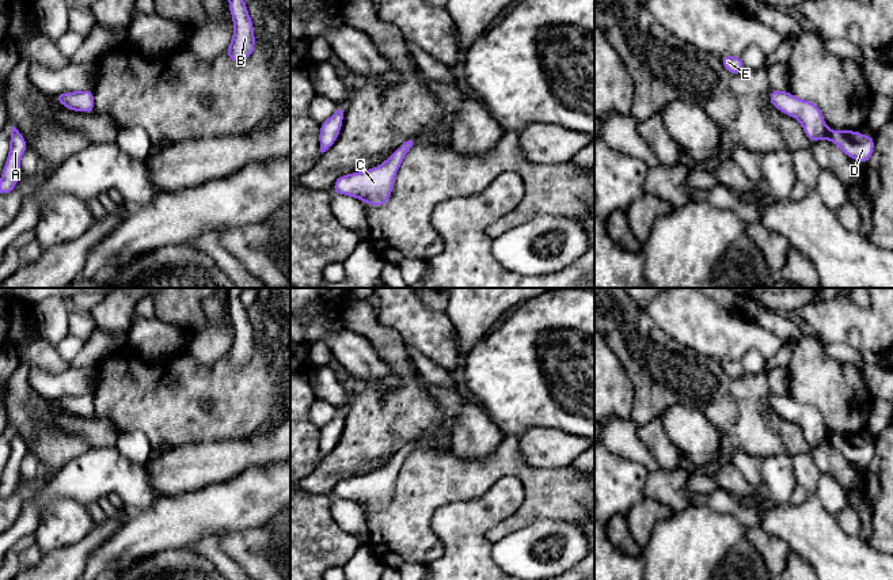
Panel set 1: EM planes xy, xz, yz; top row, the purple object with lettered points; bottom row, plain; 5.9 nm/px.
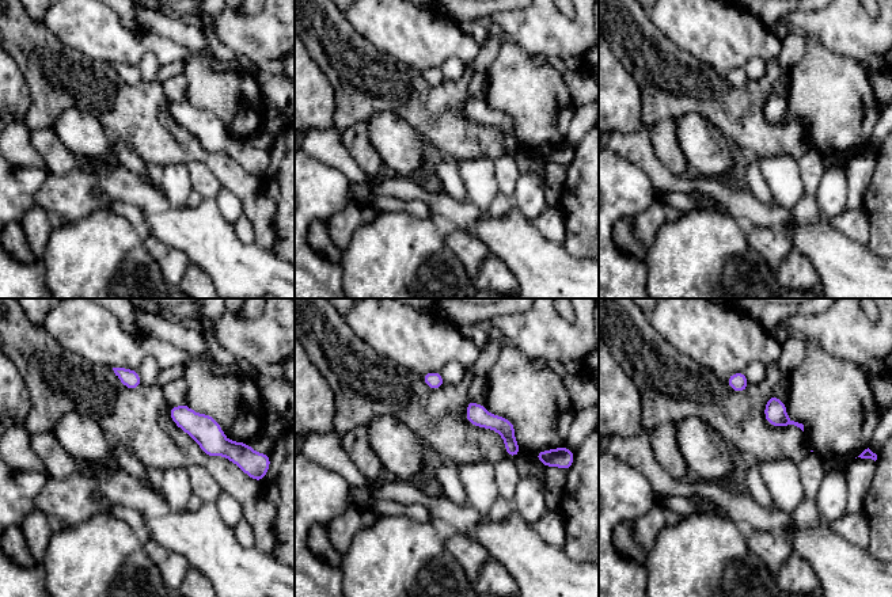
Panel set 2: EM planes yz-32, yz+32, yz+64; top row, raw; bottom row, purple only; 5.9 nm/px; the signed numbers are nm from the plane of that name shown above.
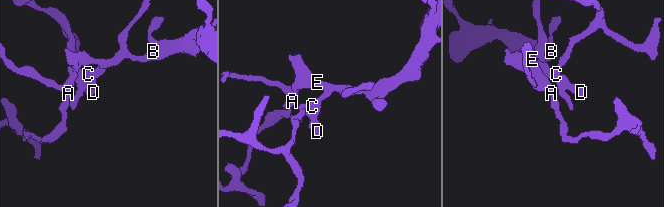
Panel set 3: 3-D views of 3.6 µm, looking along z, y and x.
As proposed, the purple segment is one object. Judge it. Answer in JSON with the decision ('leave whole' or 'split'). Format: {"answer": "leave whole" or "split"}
{"answer": "leave whole"}

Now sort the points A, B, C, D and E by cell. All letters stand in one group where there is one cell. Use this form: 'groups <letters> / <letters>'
groups A B C D E

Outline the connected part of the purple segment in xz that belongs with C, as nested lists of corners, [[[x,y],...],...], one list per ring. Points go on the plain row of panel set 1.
[[[408,444],[380,470],[347,479],[338,479],[332,497],[352,500],[372,511],[385,509],[392,497],[398,474],[411,451],[413,446]]]

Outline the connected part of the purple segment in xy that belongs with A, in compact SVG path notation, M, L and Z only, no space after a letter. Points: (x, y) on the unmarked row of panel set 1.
M12 431L10 443L10 458L7 460L1 482L0 482L0 499L8 499L15 494L16 486L20 478L20 465L27 454L24 440Z

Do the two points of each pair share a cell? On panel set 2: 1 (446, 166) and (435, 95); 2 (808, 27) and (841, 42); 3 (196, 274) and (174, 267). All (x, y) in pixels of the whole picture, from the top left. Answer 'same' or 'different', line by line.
1: different
2: same
3: different

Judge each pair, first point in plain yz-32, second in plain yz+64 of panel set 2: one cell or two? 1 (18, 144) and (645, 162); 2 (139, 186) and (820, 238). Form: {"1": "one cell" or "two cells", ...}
{"1": "one cell", "2": "one cell"}

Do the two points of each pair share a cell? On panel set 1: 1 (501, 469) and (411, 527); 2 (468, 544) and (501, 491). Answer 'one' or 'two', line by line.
1: one
2: one

